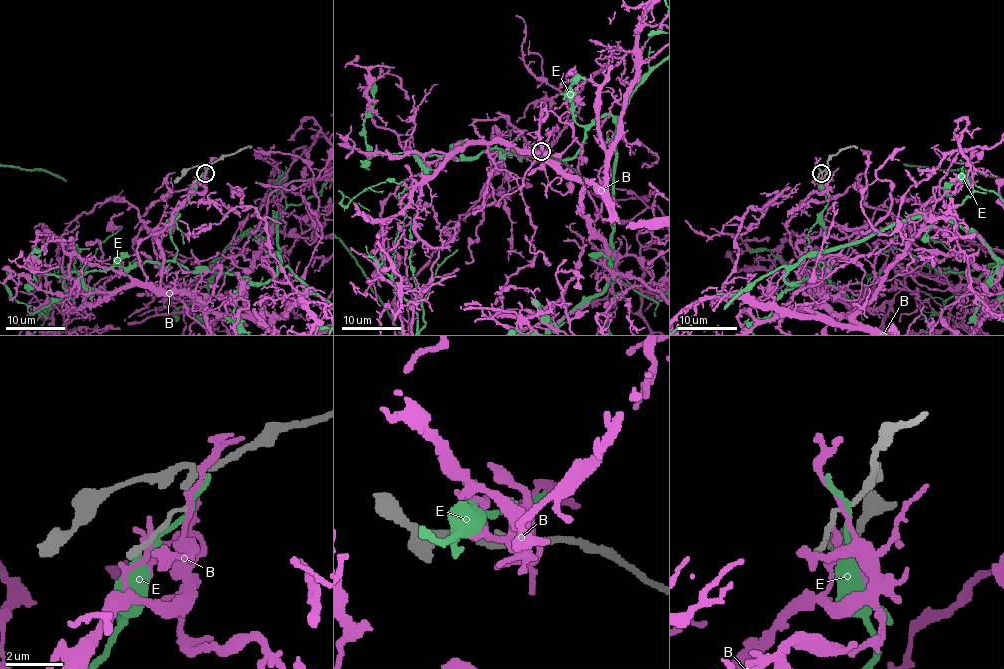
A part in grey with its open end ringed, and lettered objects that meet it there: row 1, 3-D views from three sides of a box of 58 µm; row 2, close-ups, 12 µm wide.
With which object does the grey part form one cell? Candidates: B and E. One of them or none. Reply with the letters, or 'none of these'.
B

